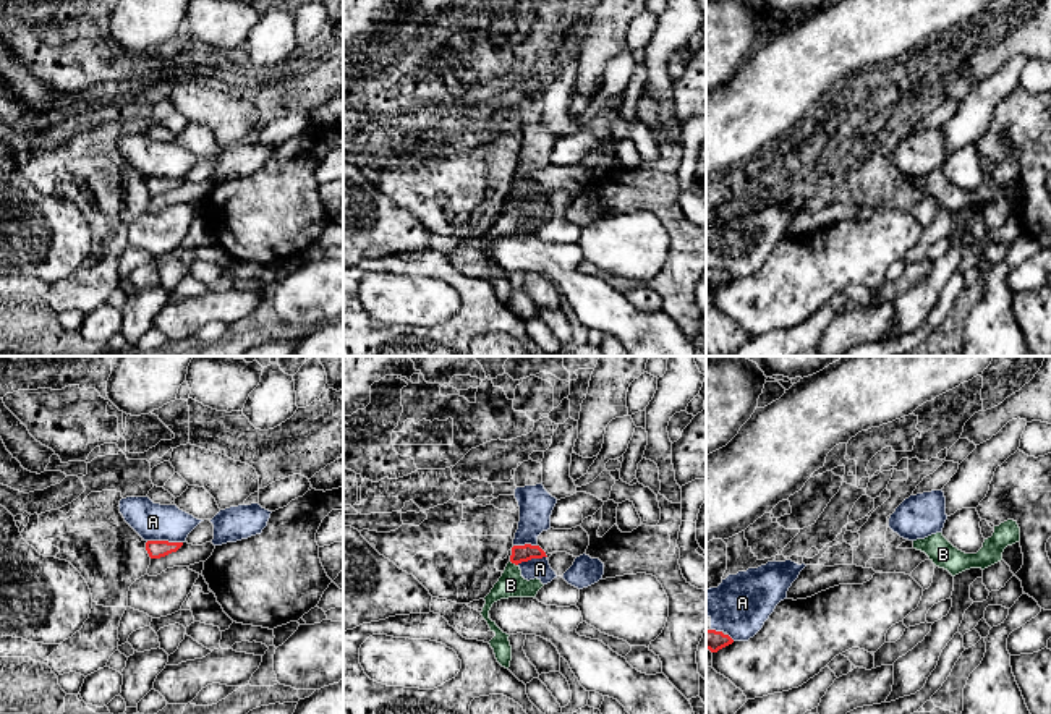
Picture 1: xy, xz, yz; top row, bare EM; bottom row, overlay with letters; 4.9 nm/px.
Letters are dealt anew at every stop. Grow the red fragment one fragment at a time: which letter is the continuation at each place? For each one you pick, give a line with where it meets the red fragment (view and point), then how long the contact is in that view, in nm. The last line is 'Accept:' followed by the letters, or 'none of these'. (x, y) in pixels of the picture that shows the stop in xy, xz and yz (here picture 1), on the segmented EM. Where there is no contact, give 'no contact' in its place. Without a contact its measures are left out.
B: contact xz (514, 562); length 50 nm
Accept: B

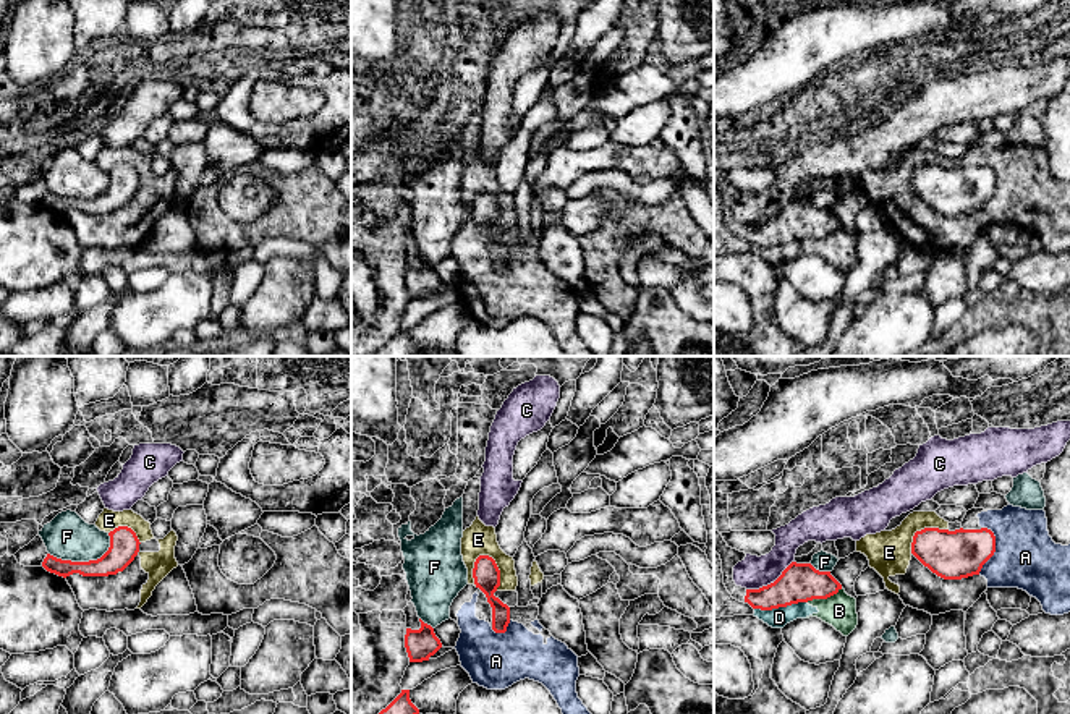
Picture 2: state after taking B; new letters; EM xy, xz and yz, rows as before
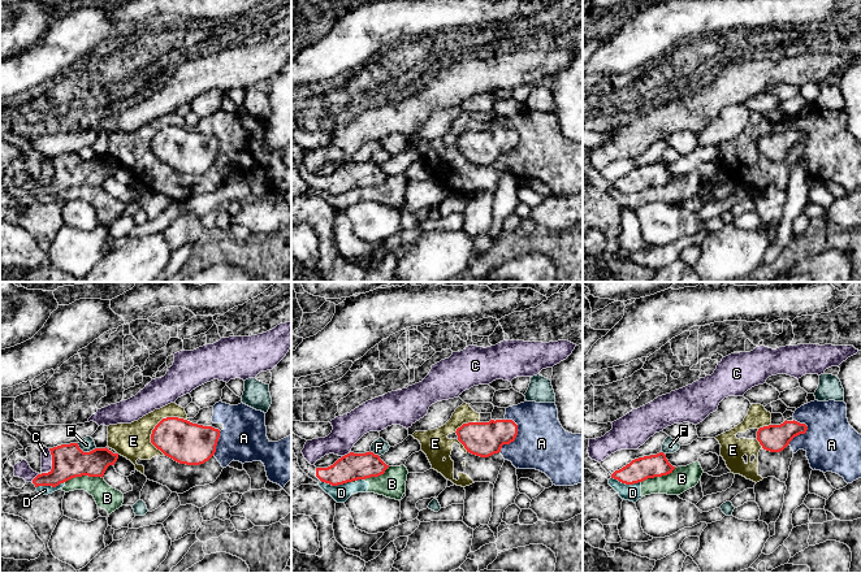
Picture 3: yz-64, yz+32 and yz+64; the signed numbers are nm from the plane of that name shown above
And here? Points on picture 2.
Accept: none of these

